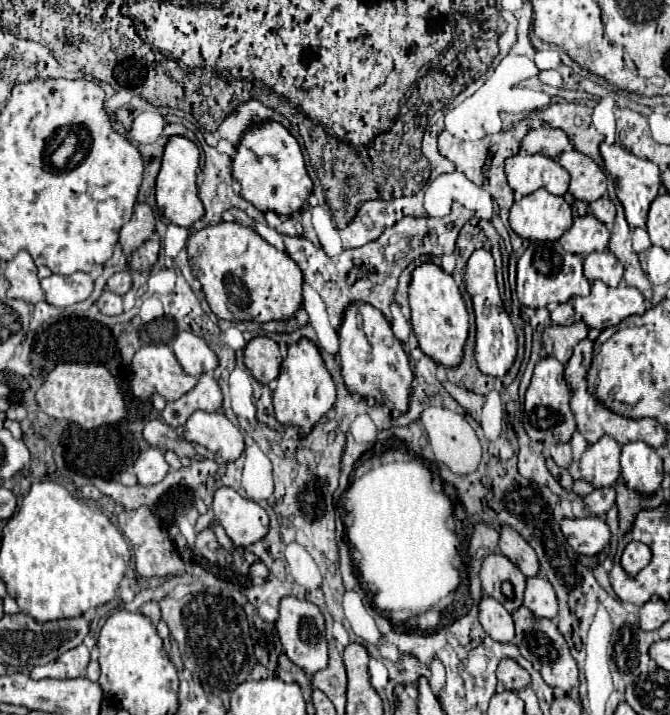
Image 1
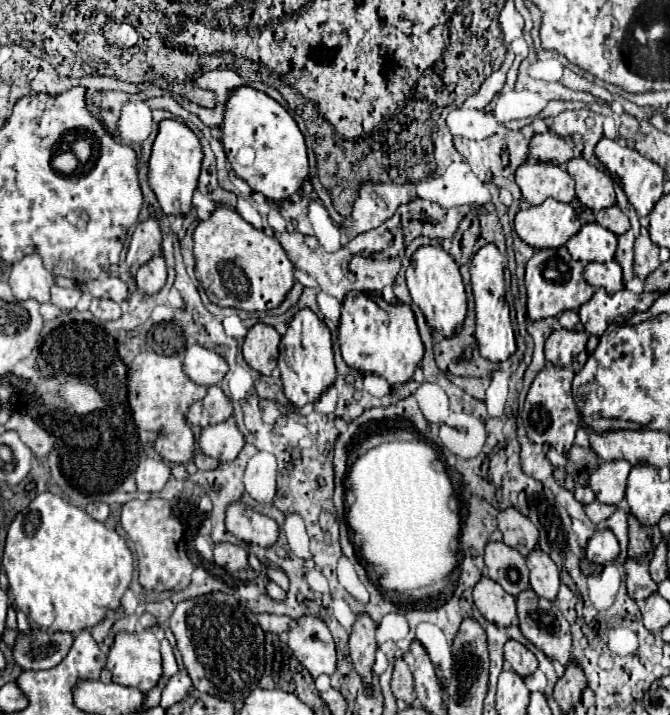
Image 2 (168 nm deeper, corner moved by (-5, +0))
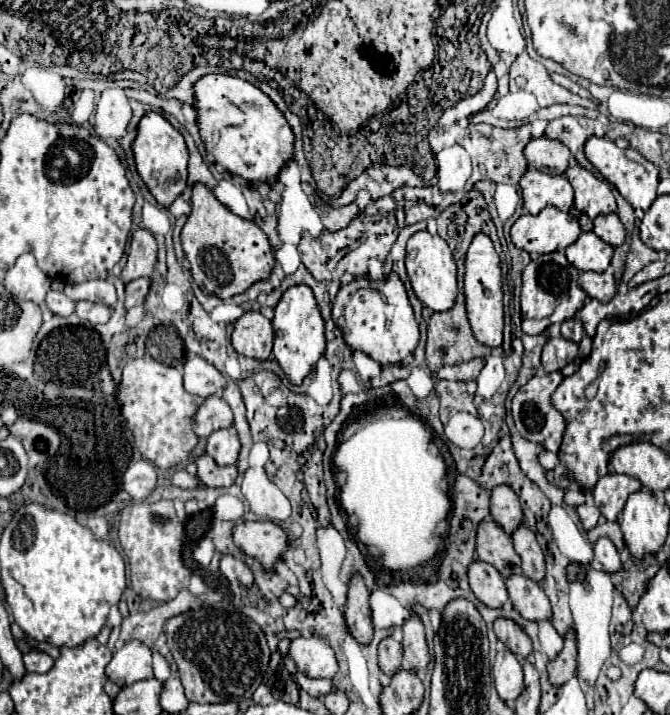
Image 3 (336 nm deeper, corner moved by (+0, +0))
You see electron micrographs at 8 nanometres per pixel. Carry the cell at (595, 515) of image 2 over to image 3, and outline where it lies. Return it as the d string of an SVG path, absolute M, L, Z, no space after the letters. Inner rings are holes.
M593 502L581 504L581 506L577 508L577 514L579 514L579 520L581 520L581 524L583 524L585 530L595 528L595 526L597 526L597 520L599 520L599 516L601 516L599 508L595 508Z

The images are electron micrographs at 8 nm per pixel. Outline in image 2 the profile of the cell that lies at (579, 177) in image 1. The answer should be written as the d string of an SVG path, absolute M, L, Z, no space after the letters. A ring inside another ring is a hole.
M582 156L572 158L568 162L568 174L576 182L578 200L584 206L588 206L590 210L598 212L602 208L608 208L608 206L616 204L612 178L608 174L596 170L594 166L590 166Z

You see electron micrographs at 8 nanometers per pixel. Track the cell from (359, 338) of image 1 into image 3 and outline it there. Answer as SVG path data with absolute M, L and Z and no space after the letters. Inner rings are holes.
M389 274L383 282L359 278L349 286L341 286L333 302L333 320L353 352L359 350L381 366L401 364L419 344L419 326L397 274Z

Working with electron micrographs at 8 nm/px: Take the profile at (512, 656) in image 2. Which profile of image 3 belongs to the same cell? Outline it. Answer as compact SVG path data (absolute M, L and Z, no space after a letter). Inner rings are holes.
M497 618L493 624L493 630L495 630L499 642L503 642L503 646L509 652L515 652L515 656L527 658L531 654L531 638L515 622Z

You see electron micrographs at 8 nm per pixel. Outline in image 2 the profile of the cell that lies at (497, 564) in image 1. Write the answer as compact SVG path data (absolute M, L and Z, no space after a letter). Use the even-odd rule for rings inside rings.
M488 542L484 550L484 564L488 568L488 578L496 580L508 594L518 596L528 588L528 568L524 556L506 546L504 542Z

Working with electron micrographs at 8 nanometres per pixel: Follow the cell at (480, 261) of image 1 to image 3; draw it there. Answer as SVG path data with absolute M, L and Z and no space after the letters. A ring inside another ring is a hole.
M477 234L467 250L465 258L465 302L467 316L473 330L473 336L479 344L487 344L489 348L497 348L503 344L503 290L501 290L501 266L499 254L493 248L493 242L487 234Z

